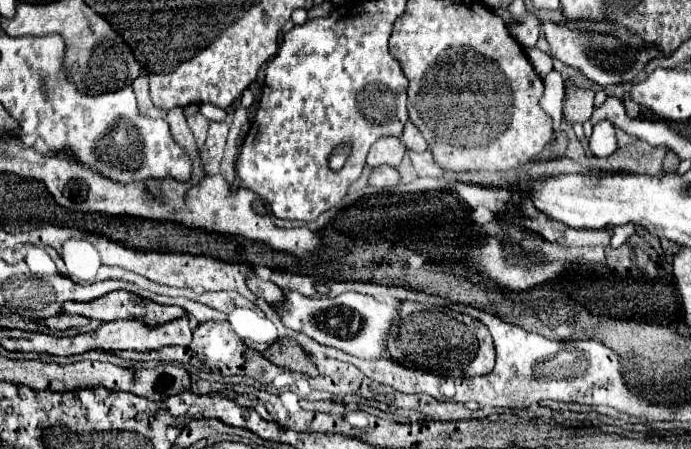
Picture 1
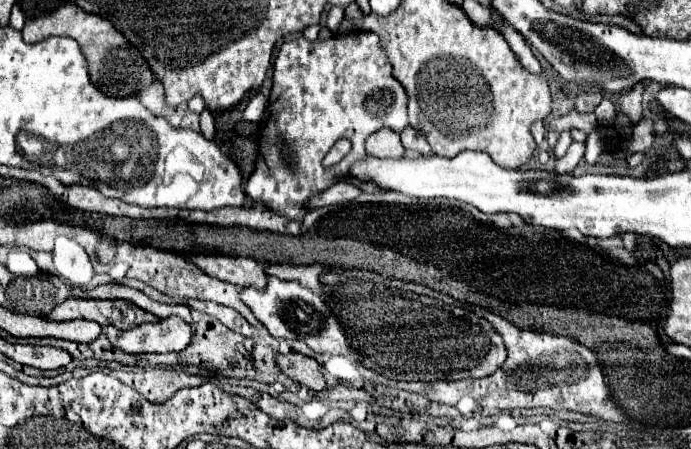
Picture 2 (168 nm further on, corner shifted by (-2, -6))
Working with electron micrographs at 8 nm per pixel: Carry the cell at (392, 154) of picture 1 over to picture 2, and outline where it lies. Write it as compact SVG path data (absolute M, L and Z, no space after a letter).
M381 130L369 136L367 156L373 158L403 158L405 148L401 146L399 134L393 130Z

